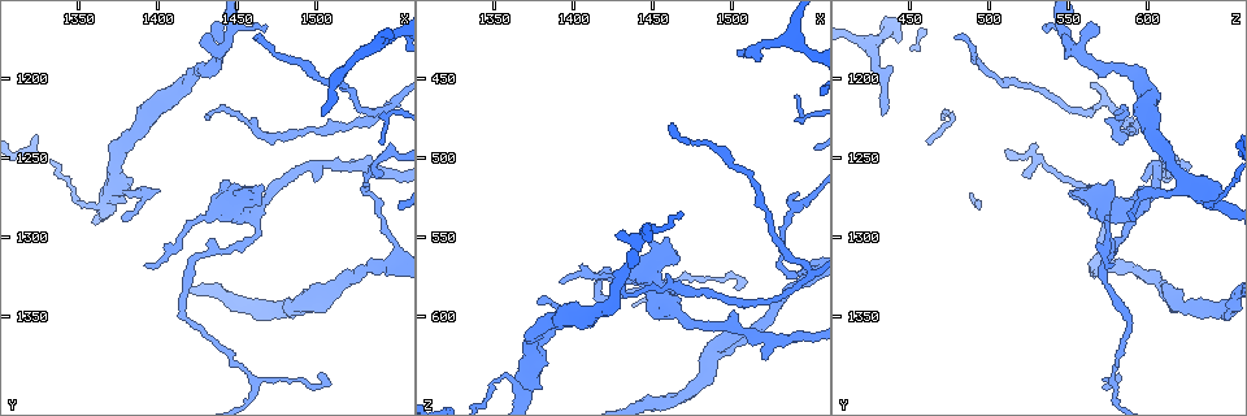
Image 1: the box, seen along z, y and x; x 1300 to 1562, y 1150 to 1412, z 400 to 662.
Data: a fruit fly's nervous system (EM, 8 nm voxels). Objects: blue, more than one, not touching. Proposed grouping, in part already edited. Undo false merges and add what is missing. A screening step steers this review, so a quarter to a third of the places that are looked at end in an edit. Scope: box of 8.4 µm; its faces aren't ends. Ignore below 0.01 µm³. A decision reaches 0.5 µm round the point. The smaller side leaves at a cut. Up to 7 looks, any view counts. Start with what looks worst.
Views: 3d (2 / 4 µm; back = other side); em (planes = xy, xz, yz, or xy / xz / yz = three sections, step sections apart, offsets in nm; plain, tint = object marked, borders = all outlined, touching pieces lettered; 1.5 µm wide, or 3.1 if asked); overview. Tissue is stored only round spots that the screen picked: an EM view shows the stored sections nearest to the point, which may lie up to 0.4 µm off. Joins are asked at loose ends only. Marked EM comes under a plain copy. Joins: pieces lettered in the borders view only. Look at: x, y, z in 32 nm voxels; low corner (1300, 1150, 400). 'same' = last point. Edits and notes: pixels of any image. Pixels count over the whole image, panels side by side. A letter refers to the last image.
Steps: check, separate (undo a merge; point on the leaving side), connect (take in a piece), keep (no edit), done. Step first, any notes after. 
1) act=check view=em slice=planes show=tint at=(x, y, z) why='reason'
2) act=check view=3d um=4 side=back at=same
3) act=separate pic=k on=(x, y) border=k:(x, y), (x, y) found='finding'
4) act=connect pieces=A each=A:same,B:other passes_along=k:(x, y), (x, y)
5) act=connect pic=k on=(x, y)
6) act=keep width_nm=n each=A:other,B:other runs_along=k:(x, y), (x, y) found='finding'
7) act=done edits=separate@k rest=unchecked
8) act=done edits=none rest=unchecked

act=check view=3d um=2 at=(1504, 1224, 434) why='free end'

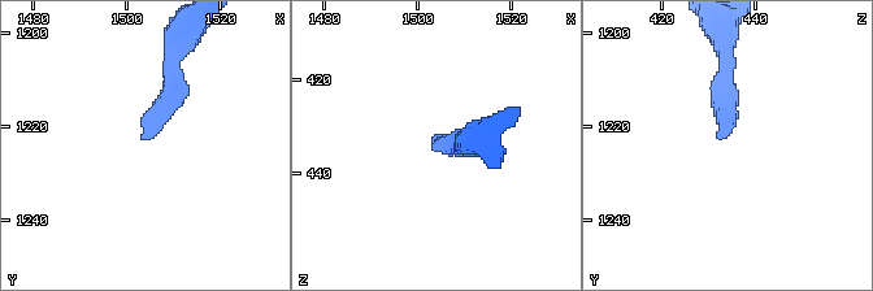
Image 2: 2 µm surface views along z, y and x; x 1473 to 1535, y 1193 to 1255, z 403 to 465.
act=check view=em slice=planes show=borders at=(1505, 1222, 432) why='shape alone is not enough'

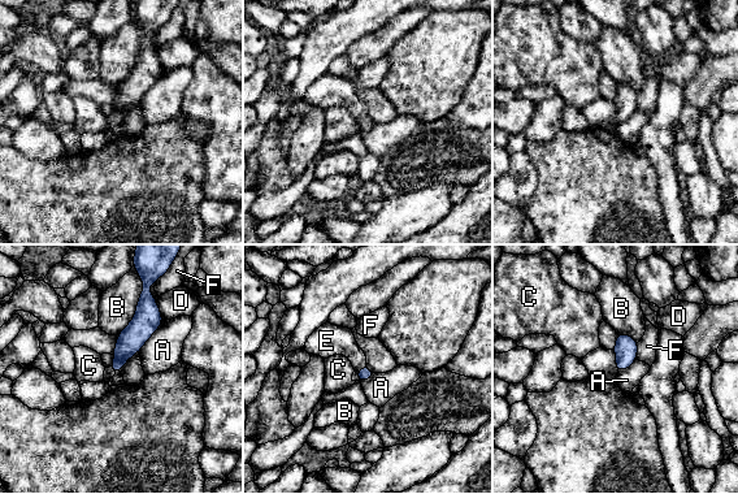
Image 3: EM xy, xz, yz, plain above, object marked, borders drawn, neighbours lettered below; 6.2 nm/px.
act=connect pieces=E longest_contact=B:360nm each=A:other,B:other,C:other,D:other,E:same,F:other found='it goes on there'

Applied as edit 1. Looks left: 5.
act=check view=overview why='redraw'

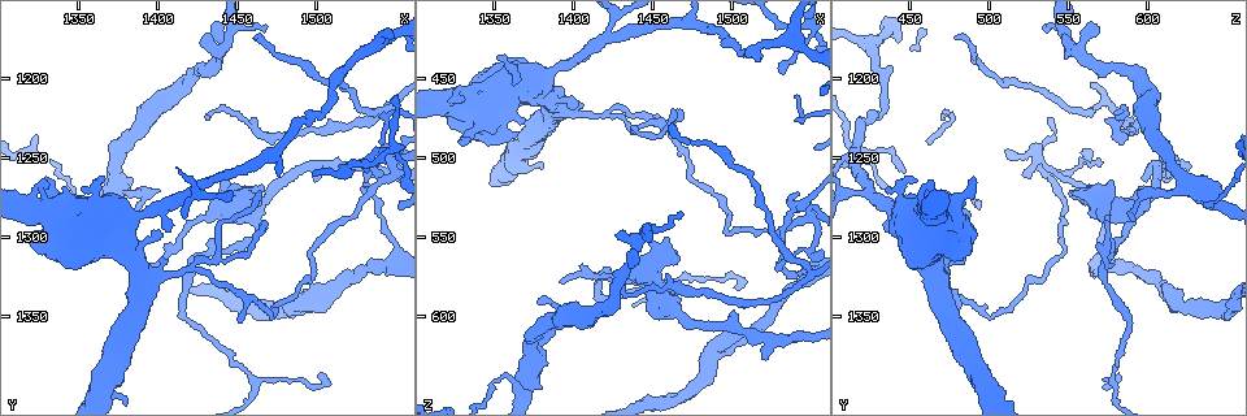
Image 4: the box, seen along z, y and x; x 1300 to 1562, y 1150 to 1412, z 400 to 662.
act=check view=3d um=2 at=(1468, 1172, 536) why='an open end'

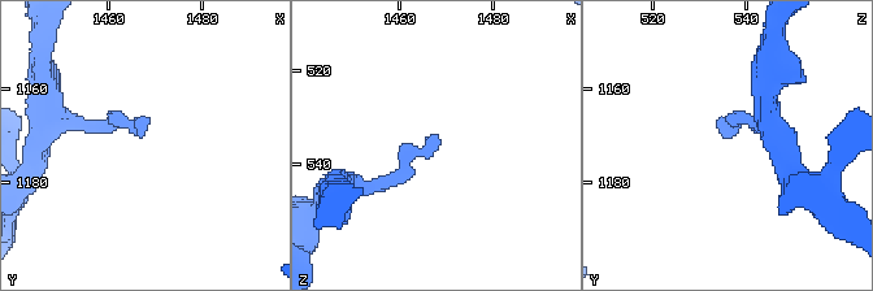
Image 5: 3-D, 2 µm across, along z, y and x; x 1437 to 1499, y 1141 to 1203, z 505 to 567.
act=check view=em slice=planes show=borders at=(1467, 1170, 536) why='need the tissue'

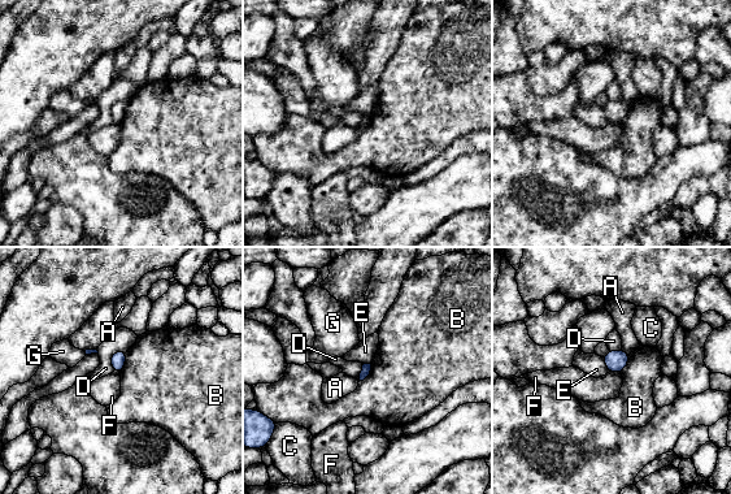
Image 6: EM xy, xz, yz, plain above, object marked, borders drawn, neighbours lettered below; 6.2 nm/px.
act=keep each=A:other,B:other,C:other,D:other,E:other,F:other,G:other border=6:(127, 351), (125, 367), (120, 373) found='no lettered piece goes on from it'

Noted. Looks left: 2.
act=done edits=connect@3 rest=unchecked

